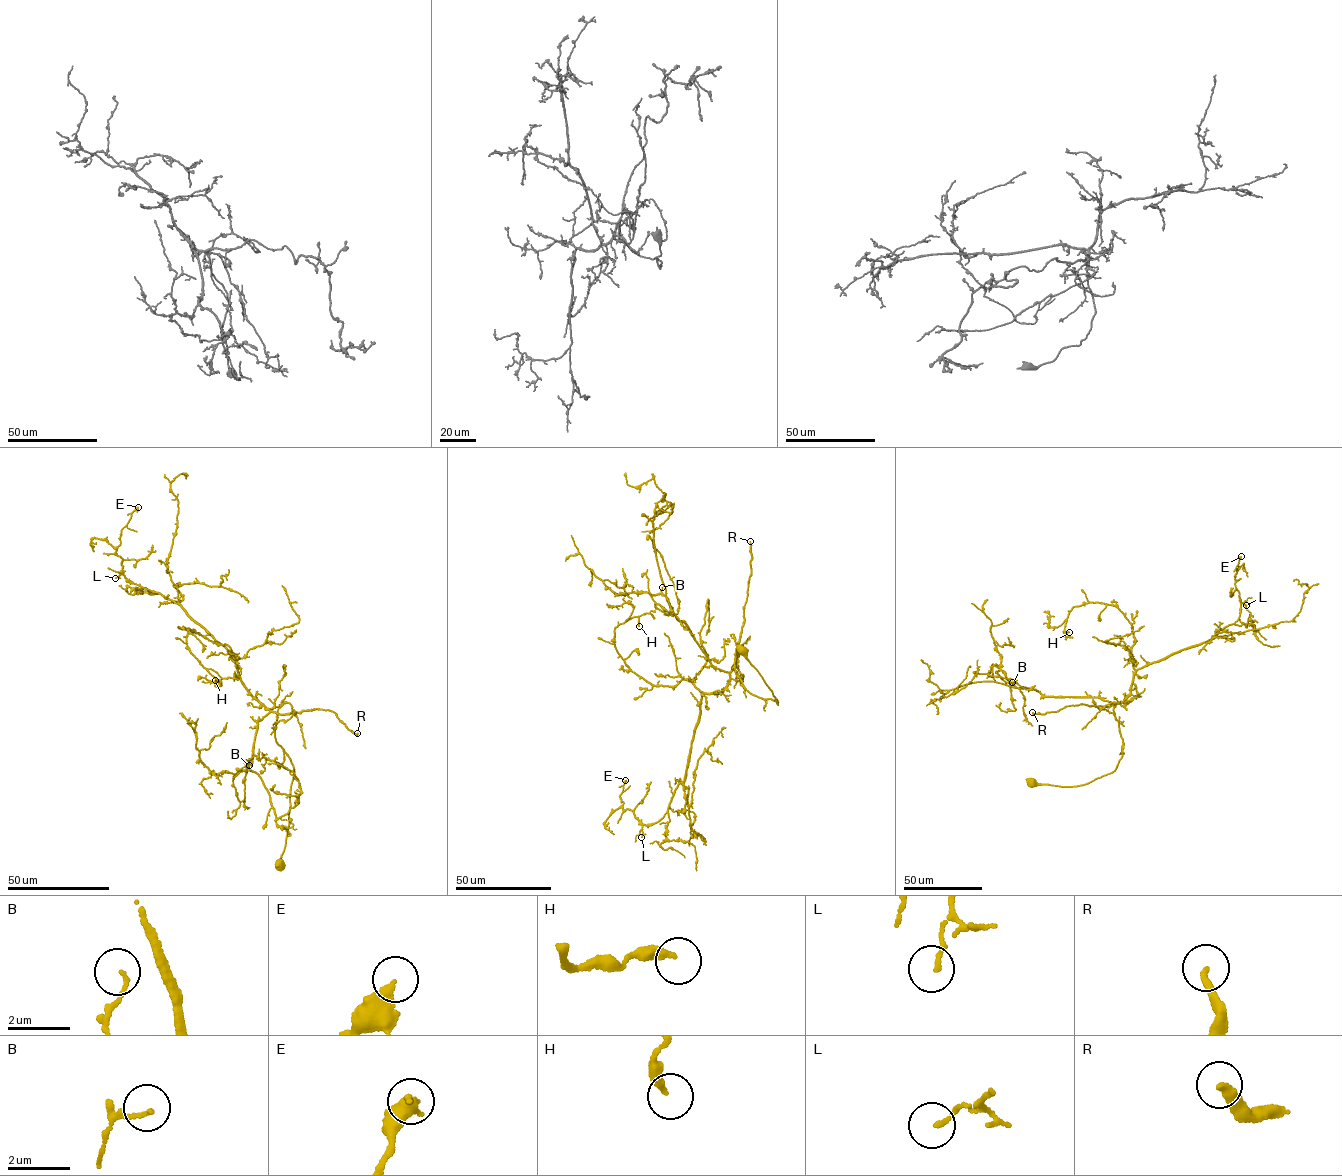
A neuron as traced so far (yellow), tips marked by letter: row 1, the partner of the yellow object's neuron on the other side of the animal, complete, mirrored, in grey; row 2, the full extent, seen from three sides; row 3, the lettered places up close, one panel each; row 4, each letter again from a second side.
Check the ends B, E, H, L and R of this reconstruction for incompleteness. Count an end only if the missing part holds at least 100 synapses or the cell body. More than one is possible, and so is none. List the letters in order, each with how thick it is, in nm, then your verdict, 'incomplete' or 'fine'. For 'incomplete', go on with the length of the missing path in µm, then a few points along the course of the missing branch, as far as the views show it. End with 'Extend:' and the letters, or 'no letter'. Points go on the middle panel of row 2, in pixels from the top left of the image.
B: 100 nm thick; fine
E: 380 nm thick; fine
H: 300 nm thick; fine
L: 130 nm thick; fine
R: 260 nm thick; incomplete; about 100 µm are missing; missing branch runs (750, 541), (755, 530), (761, 525), (765, 531), (793, 525), (808, 515), (827, 513), (835, 502)
Extend: R

